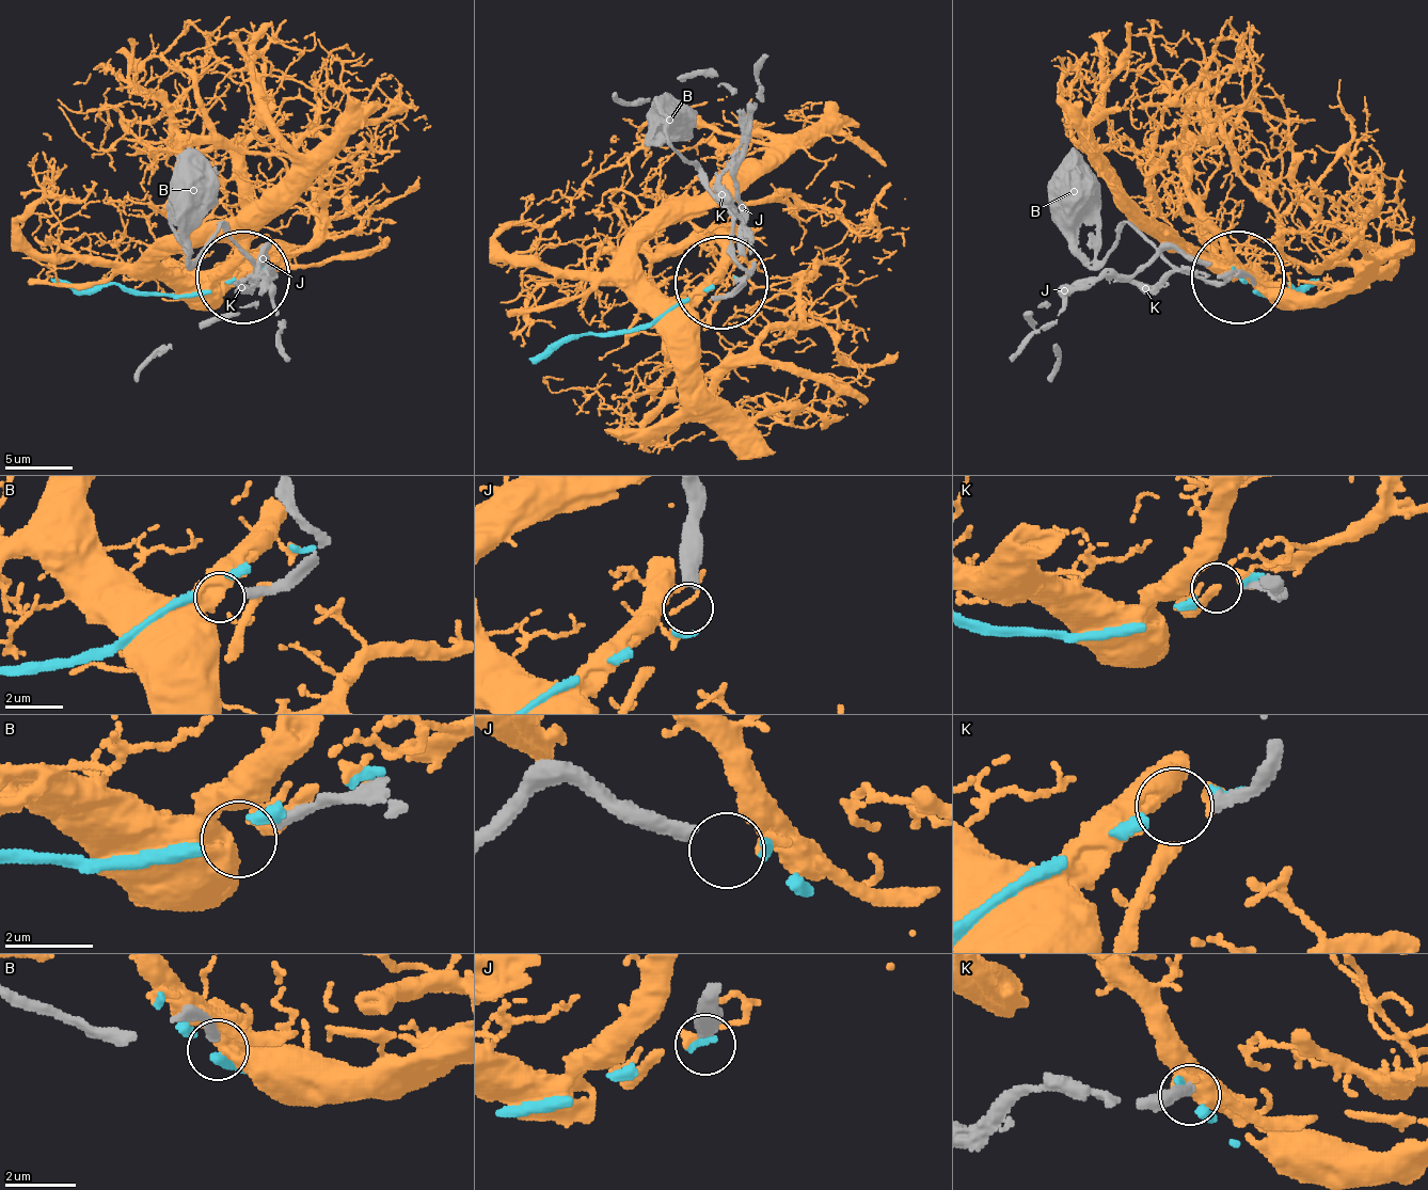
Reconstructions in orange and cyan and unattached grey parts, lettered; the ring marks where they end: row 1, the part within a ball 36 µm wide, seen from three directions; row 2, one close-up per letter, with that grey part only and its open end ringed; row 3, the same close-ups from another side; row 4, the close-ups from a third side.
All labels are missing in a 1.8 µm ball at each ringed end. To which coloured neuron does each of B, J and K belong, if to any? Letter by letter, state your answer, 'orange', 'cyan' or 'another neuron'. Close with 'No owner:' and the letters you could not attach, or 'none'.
B: another neuron
J: orange
K: another neuron
No owner: B, K

